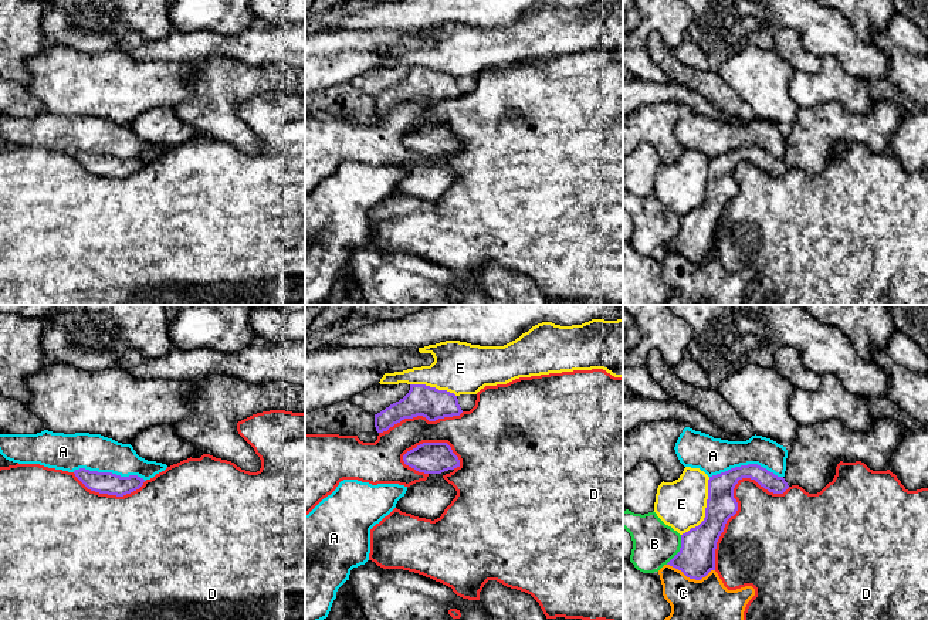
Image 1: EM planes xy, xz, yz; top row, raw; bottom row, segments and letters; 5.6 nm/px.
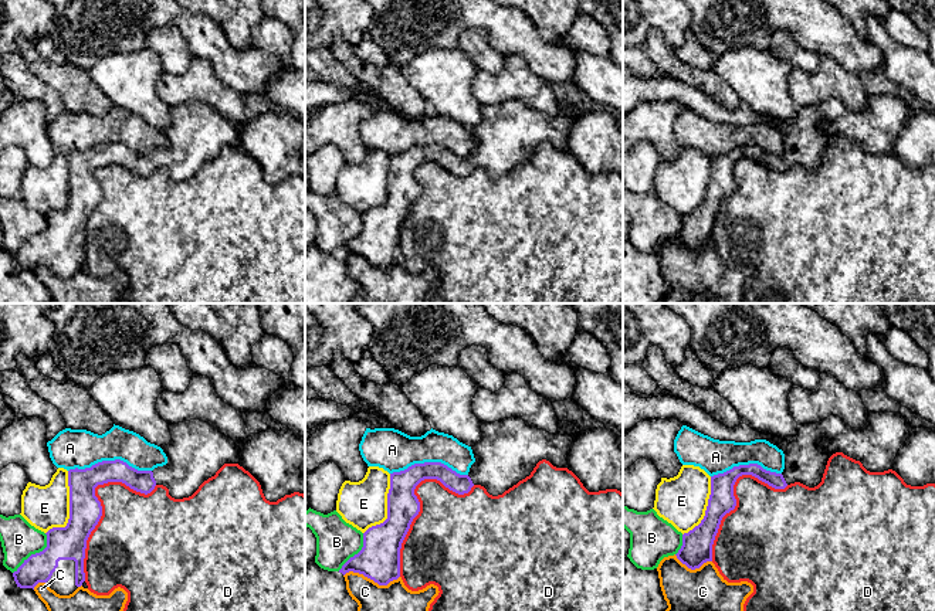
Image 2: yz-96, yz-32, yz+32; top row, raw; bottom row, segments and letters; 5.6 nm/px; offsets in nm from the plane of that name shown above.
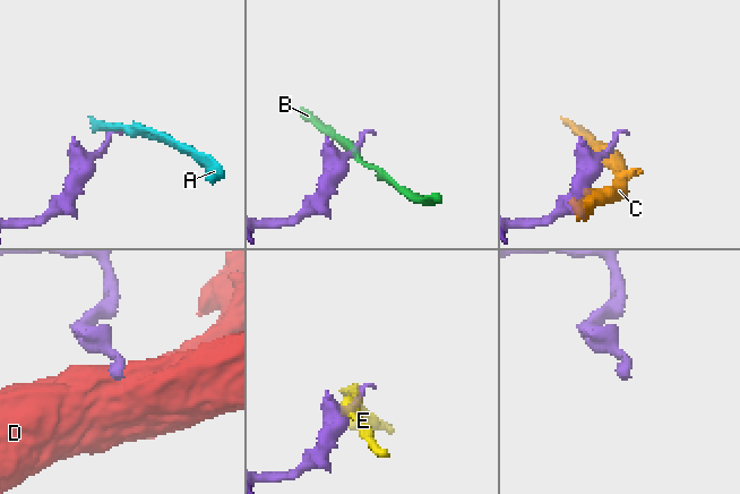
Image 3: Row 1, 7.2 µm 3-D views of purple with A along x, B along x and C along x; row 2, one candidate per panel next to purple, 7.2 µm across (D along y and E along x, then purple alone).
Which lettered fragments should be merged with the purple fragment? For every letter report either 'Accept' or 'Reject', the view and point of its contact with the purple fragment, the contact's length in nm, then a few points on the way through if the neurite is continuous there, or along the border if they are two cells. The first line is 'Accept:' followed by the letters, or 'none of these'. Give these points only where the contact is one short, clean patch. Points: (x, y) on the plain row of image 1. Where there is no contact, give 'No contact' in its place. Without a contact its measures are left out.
Accept: none of these
A: Reject. Touches purple at yz (745, 148). Shared border 420 nm
B: Reject. Touches purple at yz (680, 231). Shared border 190 nm
C: Reject. Touches purple at yz (691, 260). Shared border 280 nm
D: Reject. Touches purple at yz (735, 182). Shared border 650 nm
E: Reject. Touches purple at yz (705, 192). Shared border 380 nm

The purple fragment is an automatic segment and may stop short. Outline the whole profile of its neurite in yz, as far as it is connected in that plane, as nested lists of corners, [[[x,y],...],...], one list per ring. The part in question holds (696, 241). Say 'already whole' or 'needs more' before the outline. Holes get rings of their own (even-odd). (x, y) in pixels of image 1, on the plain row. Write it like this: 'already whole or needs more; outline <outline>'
needs more; outline [[[837,101],[799,108],[796,122],[786,129],[783,159],[758,146],[735,149],[709,159],[705,200],[681,217],[680,234],[667,247],[695,262],[715,253],[717,224],[727,203],[738,193],[734,170],[739,162],[755,162],[773,176],[783,176],[792,167],[817,176],[833,163],[840,143],[861,143],[873,153],[887,153],[904,116],[898,102],[893,101],[873,101],[867,115],[850,112]]]

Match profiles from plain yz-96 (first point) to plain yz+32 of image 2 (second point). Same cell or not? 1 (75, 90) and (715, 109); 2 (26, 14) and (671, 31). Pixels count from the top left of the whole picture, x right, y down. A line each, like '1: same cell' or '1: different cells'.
1: different cells
2: same cell

